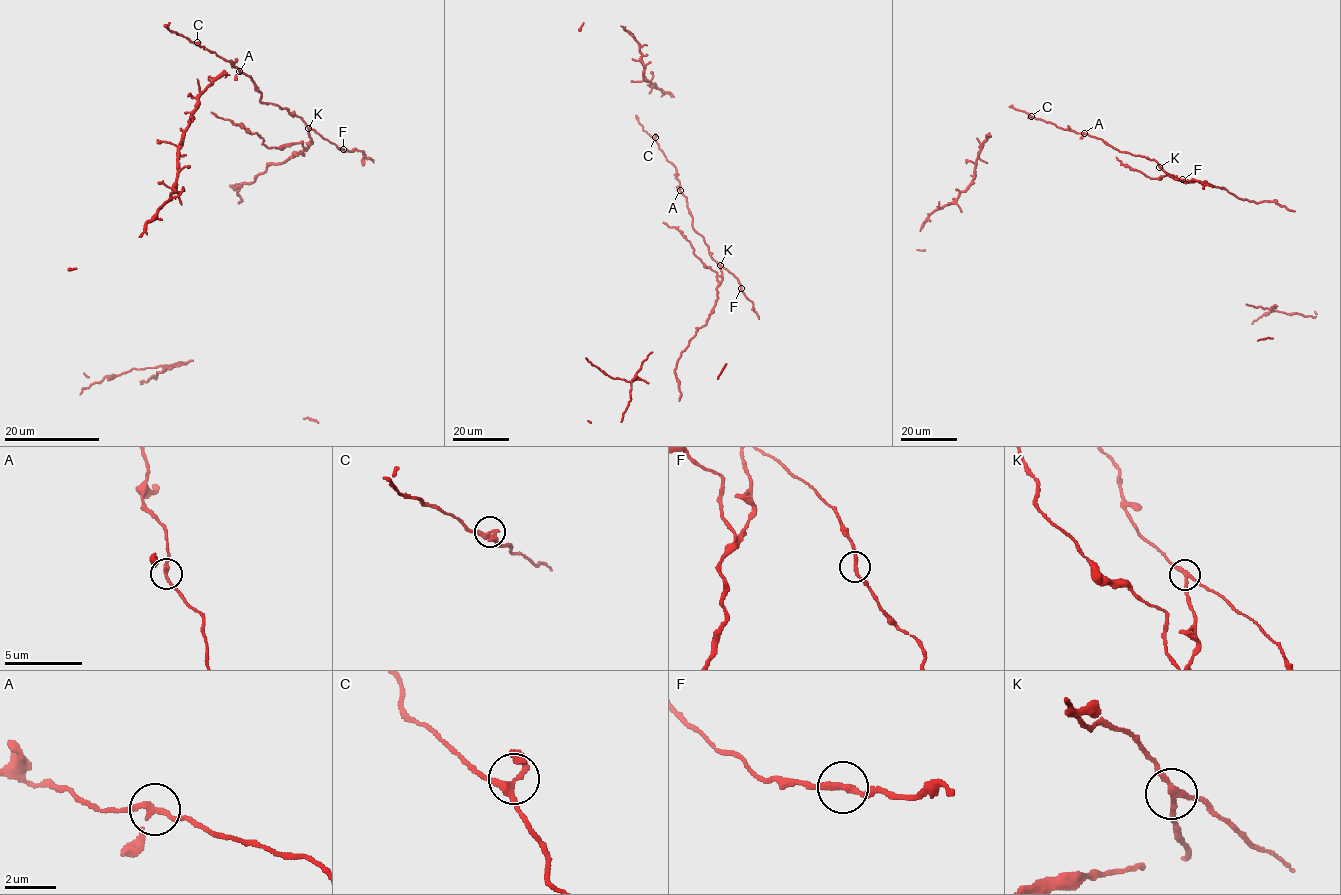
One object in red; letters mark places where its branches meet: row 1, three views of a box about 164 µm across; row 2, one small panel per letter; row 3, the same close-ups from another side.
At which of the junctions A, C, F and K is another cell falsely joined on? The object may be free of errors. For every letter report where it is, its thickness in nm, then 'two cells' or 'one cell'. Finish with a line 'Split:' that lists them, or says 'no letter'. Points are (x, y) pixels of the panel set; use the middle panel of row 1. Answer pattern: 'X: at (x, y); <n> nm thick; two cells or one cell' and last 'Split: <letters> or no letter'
A: at (680, 190); 170 nm thick; one cell
C: at (655, 137); 240 nm thick; one cell
F: at (741, 288); 220 nm thick; one cell
K: at (720, 265); 200 nm thick; two cells
Split: K

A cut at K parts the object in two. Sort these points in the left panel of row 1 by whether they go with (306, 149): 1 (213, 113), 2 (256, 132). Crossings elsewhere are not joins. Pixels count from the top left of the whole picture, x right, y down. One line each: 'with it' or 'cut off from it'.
1: with it
2: with it

